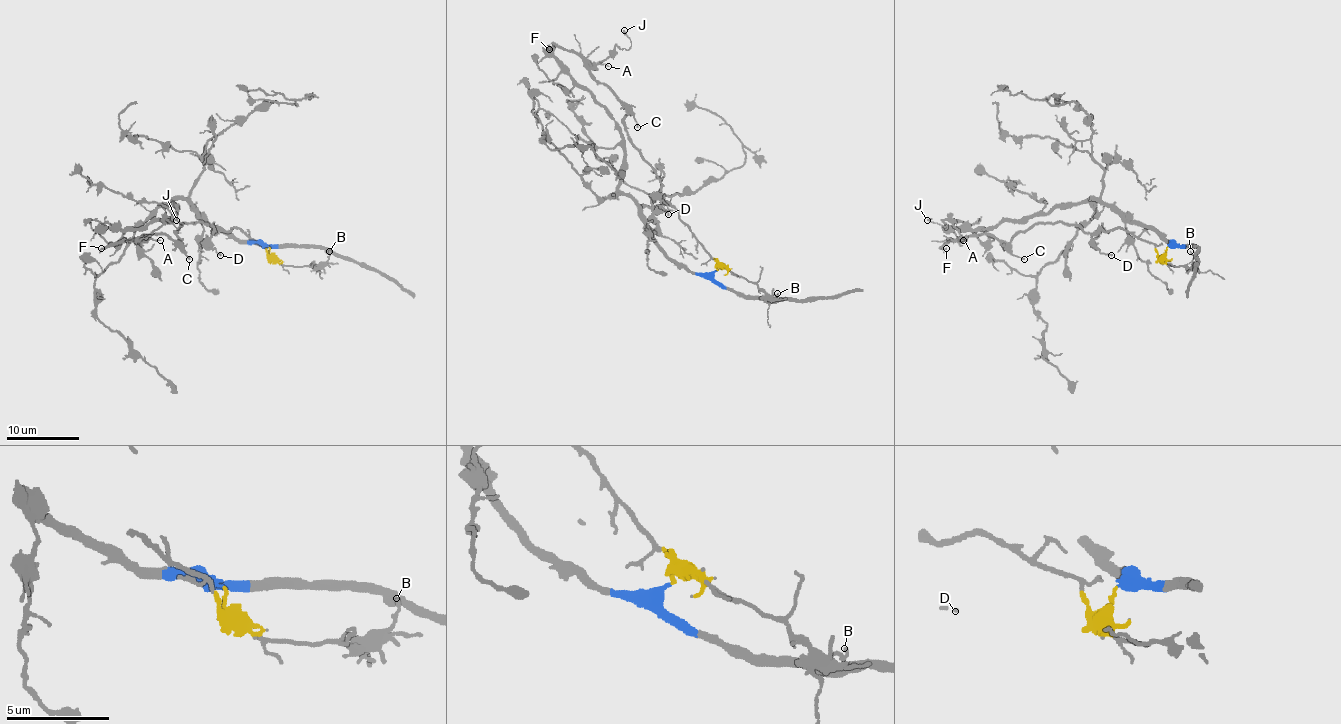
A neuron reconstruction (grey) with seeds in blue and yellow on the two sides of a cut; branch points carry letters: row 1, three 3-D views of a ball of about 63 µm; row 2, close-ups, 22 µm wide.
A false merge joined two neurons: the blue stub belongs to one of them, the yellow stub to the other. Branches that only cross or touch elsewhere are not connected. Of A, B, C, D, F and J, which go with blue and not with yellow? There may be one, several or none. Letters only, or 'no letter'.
no letter

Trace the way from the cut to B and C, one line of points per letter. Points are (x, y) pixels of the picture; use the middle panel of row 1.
B: (716, 271), (729, 269), (770, 294), (776, 296), (777, 292)
C: (716, 271), (716, 261), (661, 196), (658, 174), (632, 142), (623, 120), (629, 113), (638, 127)

